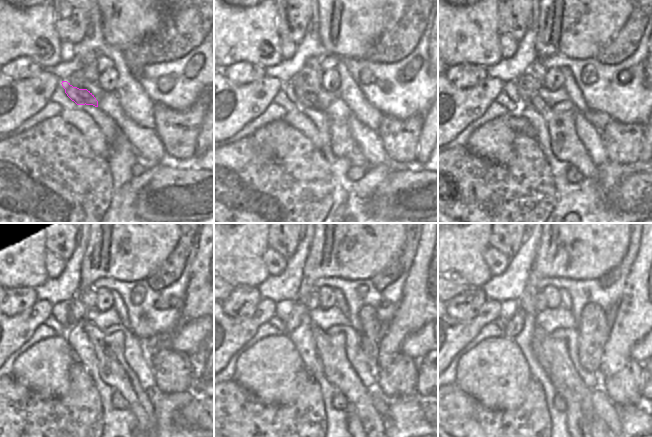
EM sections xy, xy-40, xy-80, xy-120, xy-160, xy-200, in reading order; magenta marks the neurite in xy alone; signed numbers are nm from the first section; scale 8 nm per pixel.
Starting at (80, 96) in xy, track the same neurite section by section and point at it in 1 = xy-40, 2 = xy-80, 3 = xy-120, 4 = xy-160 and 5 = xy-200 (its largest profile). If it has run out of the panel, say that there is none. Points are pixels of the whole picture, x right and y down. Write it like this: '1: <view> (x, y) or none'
1: xy-40 (306, 97)
2: xy-80 (566, 146)
3: xy-120 (109, 349)
4: xy-160 (331, 349)
5: xy-200 (555, 350)

